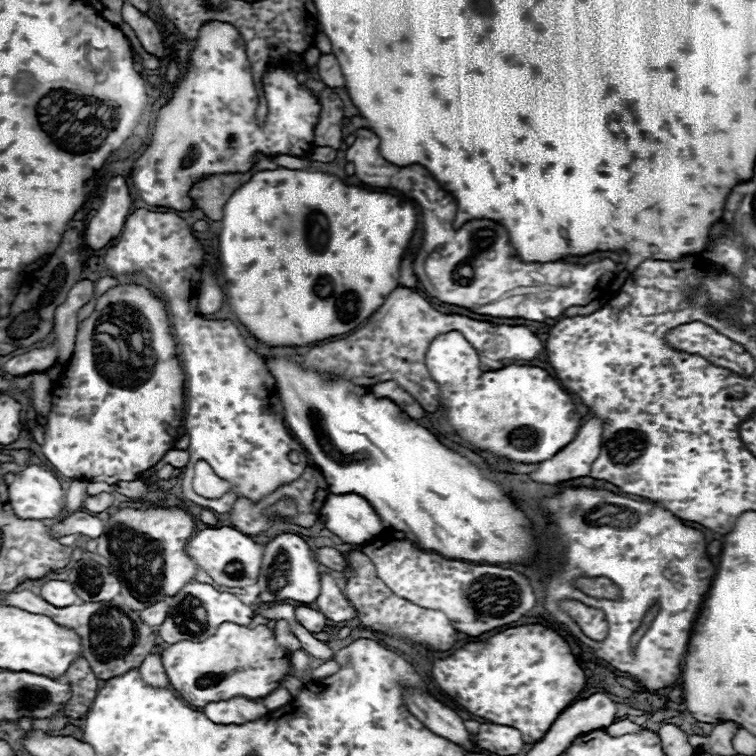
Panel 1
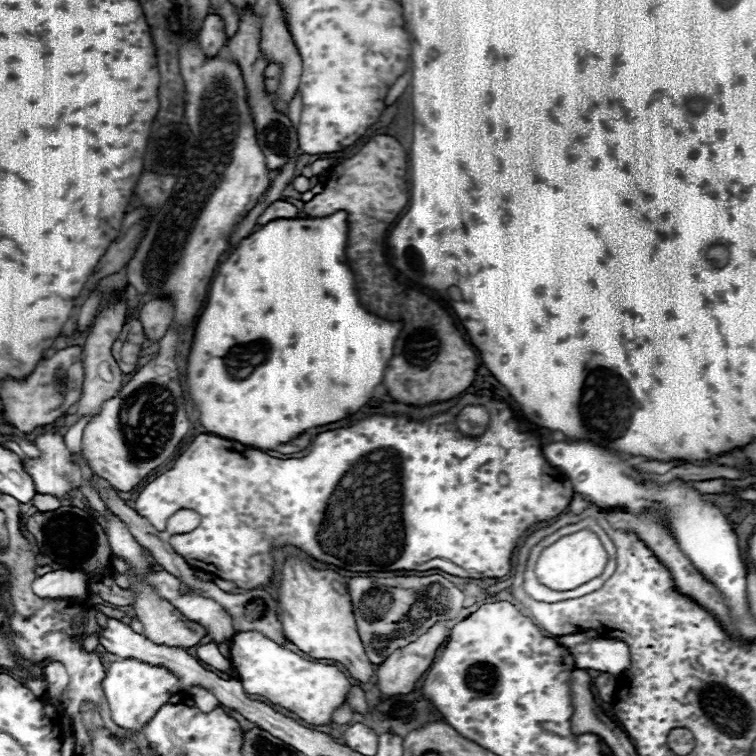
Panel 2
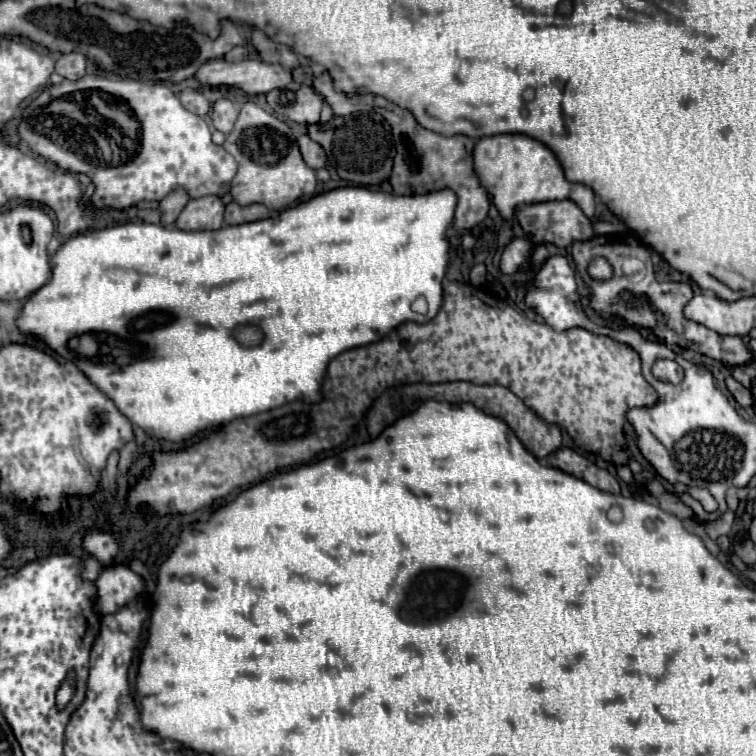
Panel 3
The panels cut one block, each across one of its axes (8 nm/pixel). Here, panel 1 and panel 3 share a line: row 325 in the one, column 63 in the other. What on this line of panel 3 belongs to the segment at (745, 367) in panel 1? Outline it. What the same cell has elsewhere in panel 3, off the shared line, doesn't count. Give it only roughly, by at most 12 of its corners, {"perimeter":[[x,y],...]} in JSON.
{"perimeter":[[72,674],[62,684],[56,702],[60,706],[70,702],[74,694]]}

